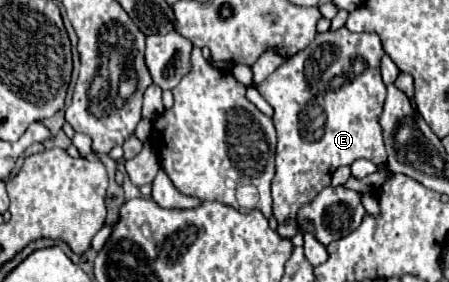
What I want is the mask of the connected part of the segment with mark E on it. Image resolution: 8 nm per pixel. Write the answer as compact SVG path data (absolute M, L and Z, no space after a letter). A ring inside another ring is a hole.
M345 27L327 31L257 87L275 109L273 125L279 143L271 195L273 215L279 223L297 219L297 211L331 185L331 175L339 165L351 165L361 157L375 165L387 161L377 123L385 101L385 83L379 73L383 55L383 45L375 33L351 33Z

